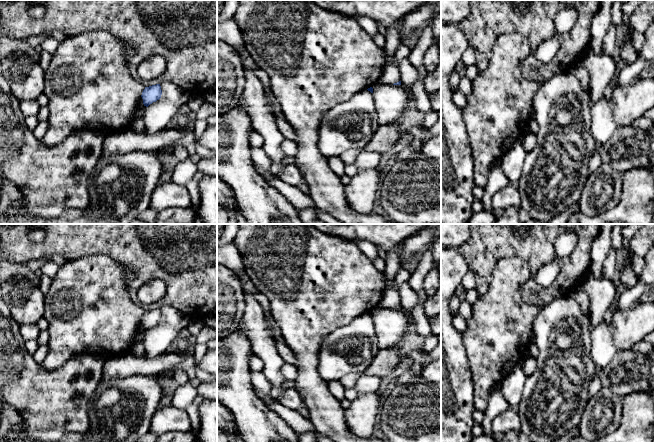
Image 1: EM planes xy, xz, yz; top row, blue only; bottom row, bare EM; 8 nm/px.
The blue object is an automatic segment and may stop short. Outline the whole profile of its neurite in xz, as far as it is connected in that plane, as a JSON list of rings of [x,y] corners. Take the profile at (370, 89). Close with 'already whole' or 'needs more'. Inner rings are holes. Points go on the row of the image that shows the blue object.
[[[373,88],[363,89],[322,118],[318,151],[324,157],[337,157],[350,149],[364,150],[379,126]]] | needs more

